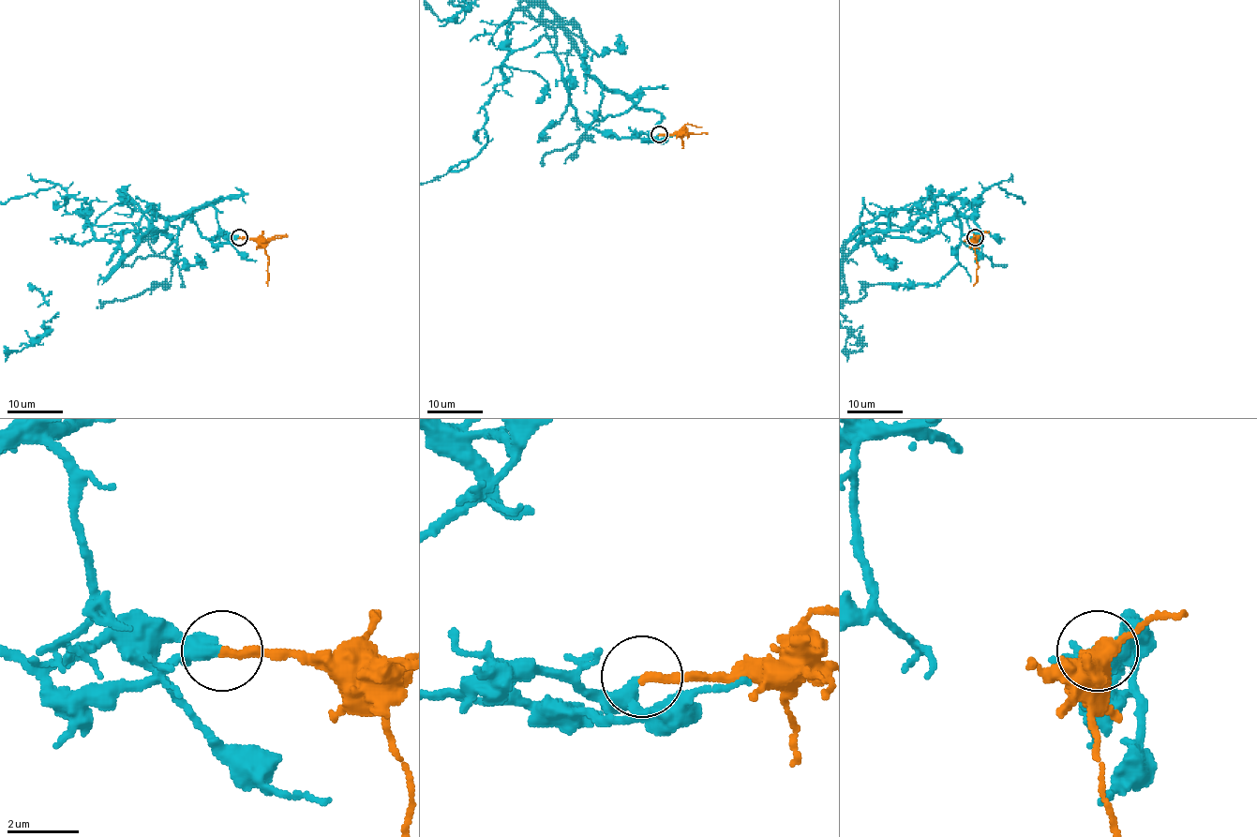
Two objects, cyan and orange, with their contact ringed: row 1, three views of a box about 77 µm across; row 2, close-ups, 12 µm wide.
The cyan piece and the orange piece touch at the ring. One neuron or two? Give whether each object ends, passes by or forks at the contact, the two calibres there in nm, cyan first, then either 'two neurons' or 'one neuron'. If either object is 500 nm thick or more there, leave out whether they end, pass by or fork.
cyan ends there; orange ends there; 440 nm thick on the cyan side, 240 nm on the other; one neuron

